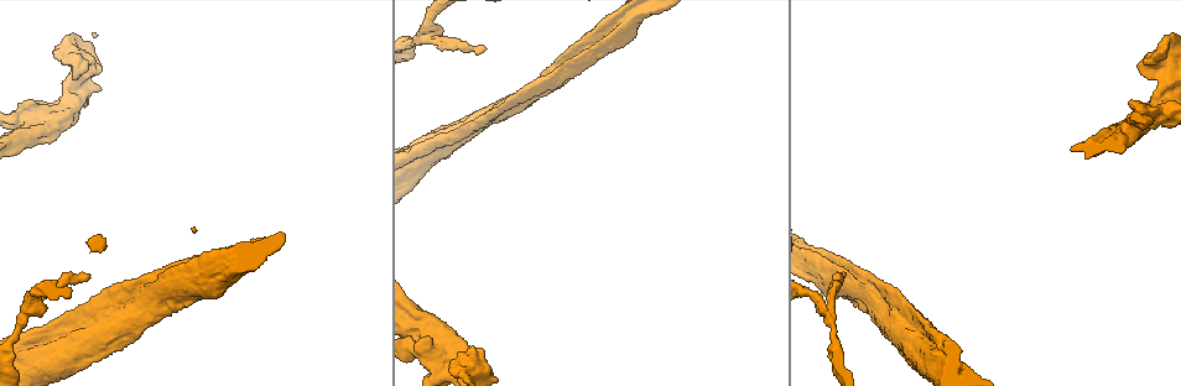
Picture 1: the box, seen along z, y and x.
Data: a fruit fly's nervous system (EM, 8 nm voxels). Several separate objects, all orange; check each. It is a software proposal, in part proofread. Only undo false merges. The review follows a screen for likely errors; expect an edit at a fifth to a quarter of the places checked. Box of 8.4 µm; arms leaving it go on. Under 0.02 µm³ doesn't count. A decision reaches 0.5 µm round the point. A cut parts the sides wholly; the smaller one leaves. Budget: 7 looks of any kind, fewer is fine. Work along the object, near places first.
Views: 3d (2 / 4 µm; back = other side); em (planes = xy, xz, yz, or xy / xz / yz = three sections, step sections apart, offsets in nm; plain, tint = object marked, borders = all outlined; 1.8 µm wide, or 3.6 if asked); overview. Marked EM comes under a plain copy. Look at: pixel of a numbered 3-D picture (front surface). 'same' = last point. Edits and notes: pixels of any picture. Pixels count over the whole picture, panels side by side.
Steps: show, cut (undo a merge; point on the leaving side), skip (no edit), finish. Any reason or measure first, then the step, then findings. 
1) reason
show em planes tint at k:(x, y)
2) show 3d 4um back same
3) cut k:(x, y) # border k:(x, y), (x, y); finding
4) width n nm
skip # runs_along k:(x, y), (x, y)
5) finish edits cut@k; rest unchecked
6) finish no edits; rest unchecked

calibre changes
show 3d 2um at 1:(432, 33)

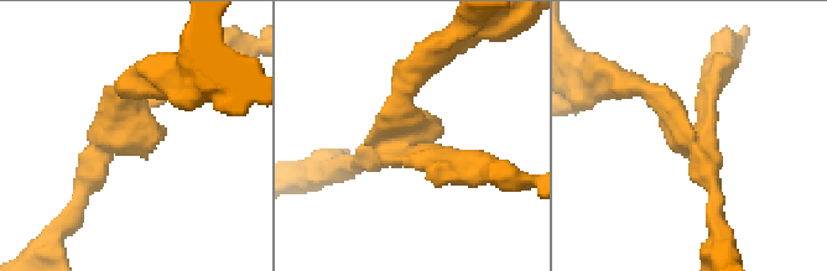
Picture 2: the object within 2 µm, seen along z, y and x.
arms 3; arm_widths 160, 220, 220 nm; need the tissue
show em planes tint at 2:(134, 126)

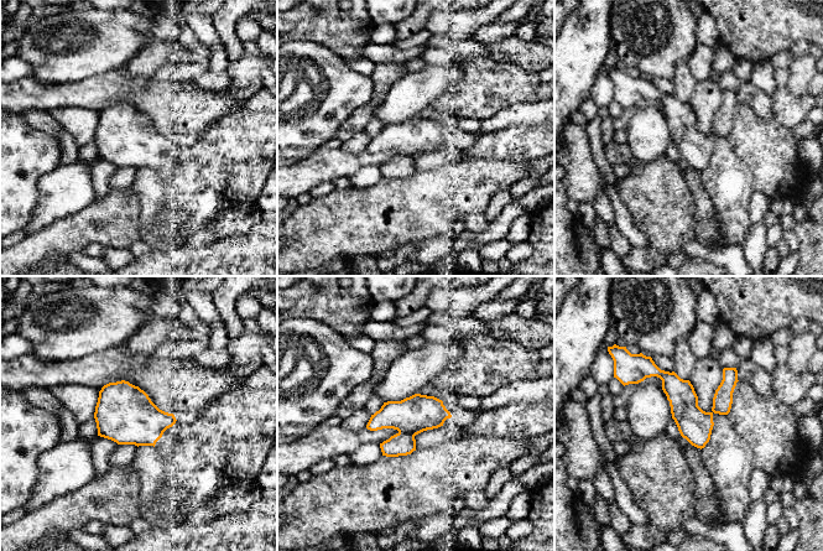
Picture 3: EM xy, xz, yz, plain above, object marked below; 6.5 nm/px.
cut 3:(416, 414) # two cells meet here

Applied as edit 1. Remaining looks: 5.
three-way junction
show 3d 4um at 1:(898, 319)

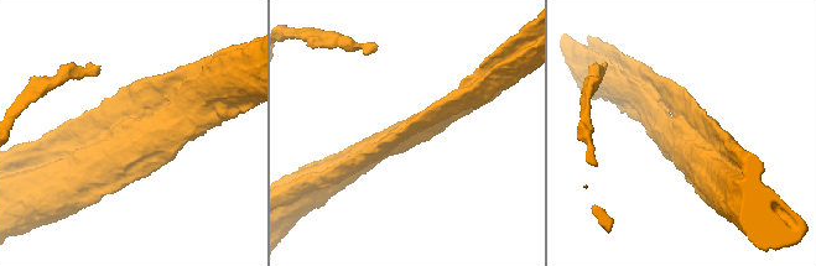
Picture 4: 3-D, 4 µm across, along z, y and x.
shape alone is not enough
show em planes tint at 4:(121, 128)

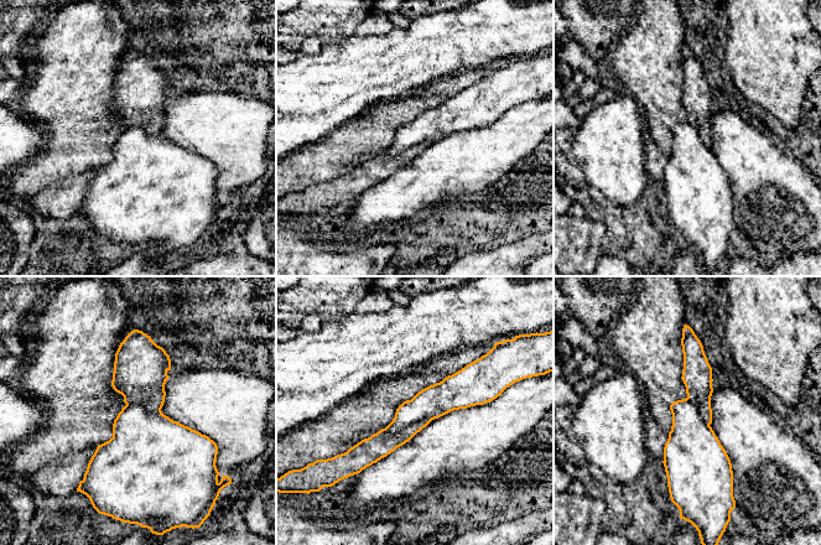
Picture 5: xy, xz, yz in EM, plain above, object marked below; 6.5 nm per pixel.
width 220 nm
cut 5:(382, 444) # part_leaving 5:(686, 341), (708, 420); a second cell is stuck on

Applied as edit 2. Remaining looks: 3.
show overview

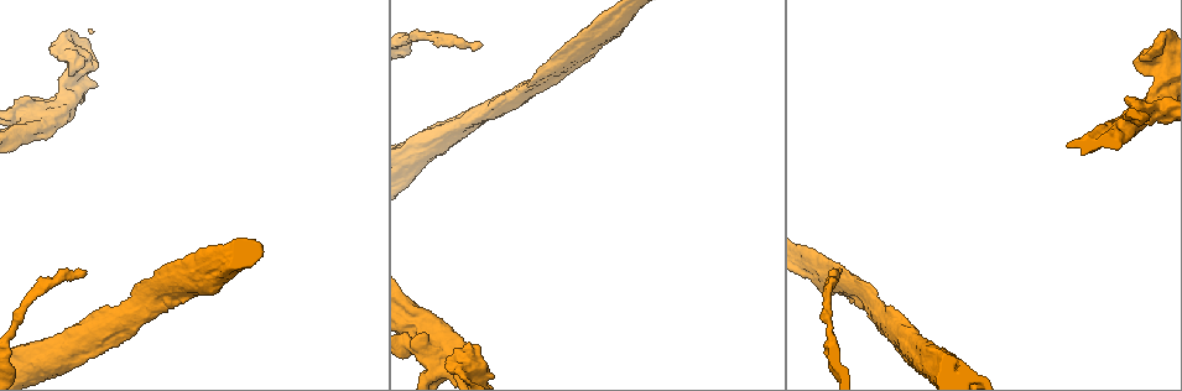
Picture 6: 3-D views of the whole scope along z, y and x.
calibre changes
show em 3.6um xz step 8 tint at 6:(34, 116)

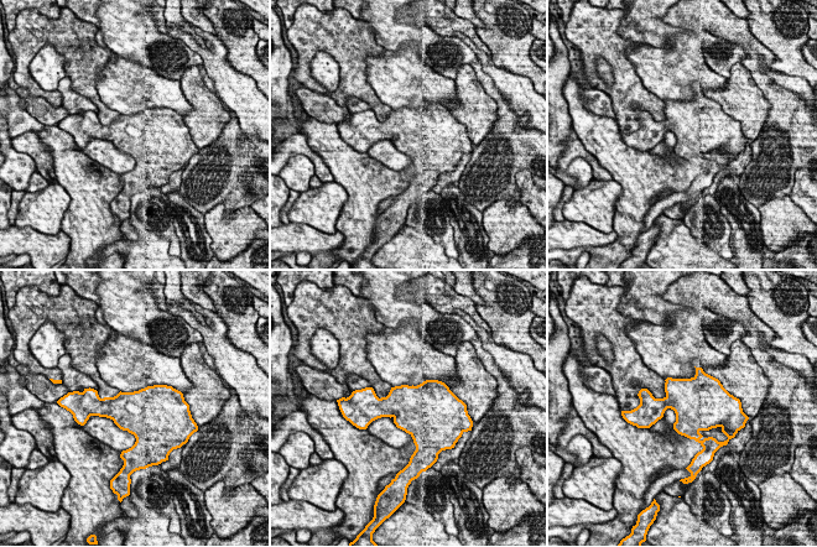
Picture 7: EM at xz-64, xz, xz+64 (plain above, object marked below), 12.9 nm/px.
cut 7:(105, 400) # border 7:(113, 397), (107, 402), (99, 399); two cells meet here

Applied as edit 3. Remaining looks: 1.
finish edits cut@3, cut@5, cut@7; rest unchecked

